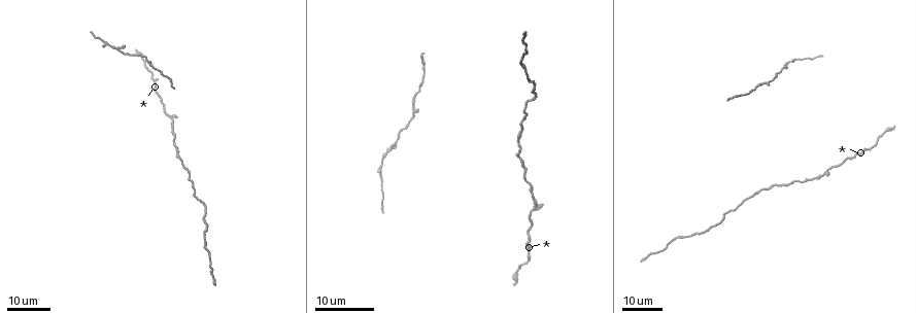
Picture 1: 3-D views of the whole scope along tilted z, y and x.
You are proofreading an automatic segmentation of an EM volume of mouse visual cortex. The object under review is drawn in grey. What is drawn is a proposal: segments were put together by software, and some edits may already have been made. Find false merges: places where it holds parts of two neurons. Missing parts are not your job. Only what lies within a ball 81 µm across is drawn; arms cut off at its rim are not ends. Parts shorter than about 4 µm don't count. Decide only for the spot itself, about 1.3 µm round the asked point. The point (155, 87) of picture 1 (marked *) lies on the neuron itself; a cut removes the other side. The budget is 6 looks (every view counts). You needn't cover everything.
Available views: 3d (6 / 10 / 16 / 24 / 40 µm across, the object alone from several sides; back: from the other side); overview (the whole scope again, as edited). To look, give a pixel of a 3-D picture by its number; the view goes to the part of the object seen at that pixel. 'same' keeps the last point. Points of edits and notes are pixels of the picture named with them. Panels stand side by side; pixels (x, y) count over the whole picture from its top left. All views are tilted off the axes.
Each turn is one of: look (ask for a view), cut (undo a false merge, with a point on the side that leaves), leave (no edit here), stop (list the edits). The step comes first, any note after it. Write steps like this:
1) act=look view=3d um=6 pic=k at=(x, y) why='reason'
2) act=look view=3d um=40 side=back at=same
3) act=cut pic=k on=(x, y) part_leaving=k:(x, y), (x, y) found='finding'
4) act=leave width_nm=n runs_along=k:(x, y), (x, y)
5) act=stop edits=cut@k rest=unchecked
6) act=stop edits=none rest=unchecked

act=look view=3d um=24 pic=1 at=(164, 76) why='calibre changes'

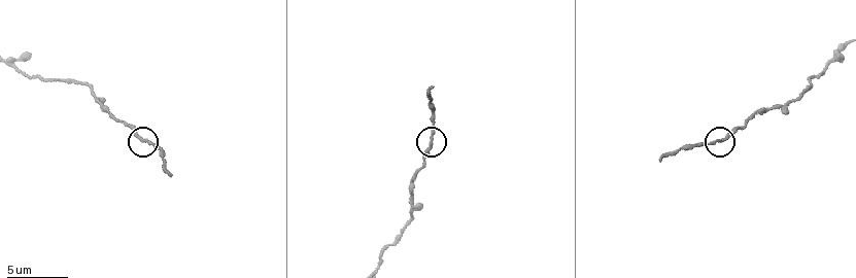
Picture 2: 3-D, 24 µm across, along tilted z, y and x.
act=look view=3d um=6 pic=2 at=(725, 137)

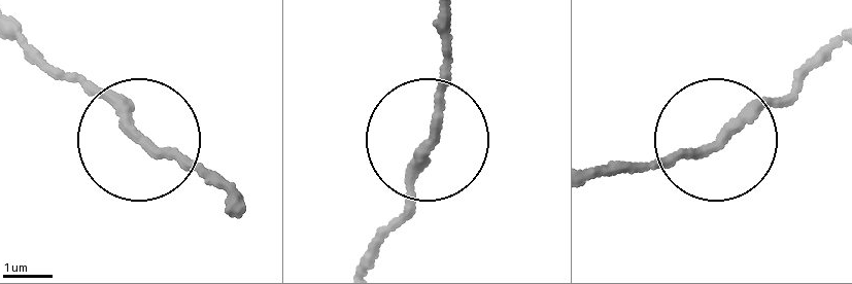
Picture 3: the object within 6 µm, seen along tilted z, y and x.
act=leave runs_along=3:(833, 40), (706, 144), (608, 176) found='all the same neuron'

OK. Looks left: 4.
act=look view=3d um=6 pic=2 at=(12, 68) why='three-way junction'

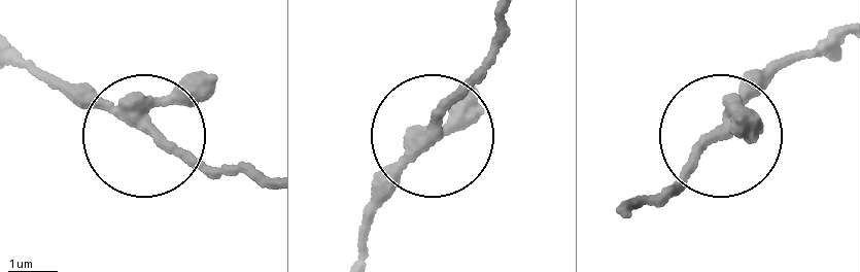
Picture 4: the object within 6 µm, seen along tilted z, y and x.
act=leave width_nm=230 found='one neuron here'

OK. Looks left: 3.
act=look view=3d um=24 pic=1 at=(173, 117) why='calibre changes'

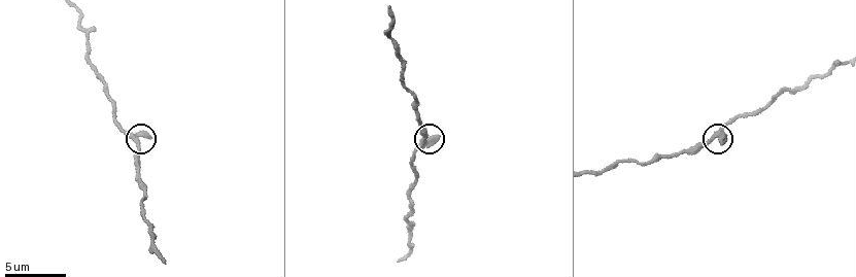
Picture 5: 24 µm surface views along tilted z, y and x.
act=look view=3d um=10 pic=5 at=(133, 136)

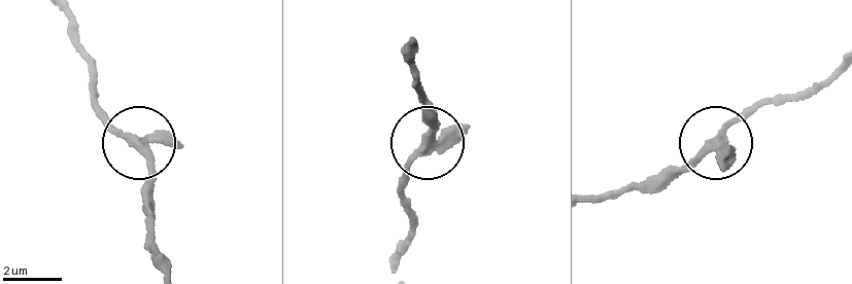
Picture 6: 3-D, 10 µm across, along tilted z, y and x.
act=leave arms=3 runs_along=6:(399, 258), (412, 225), (403, 187), (406, 164), (438, 116) found='continuous, no second neuron'

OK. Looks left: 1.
act=stop edits=none rest=unchecked

